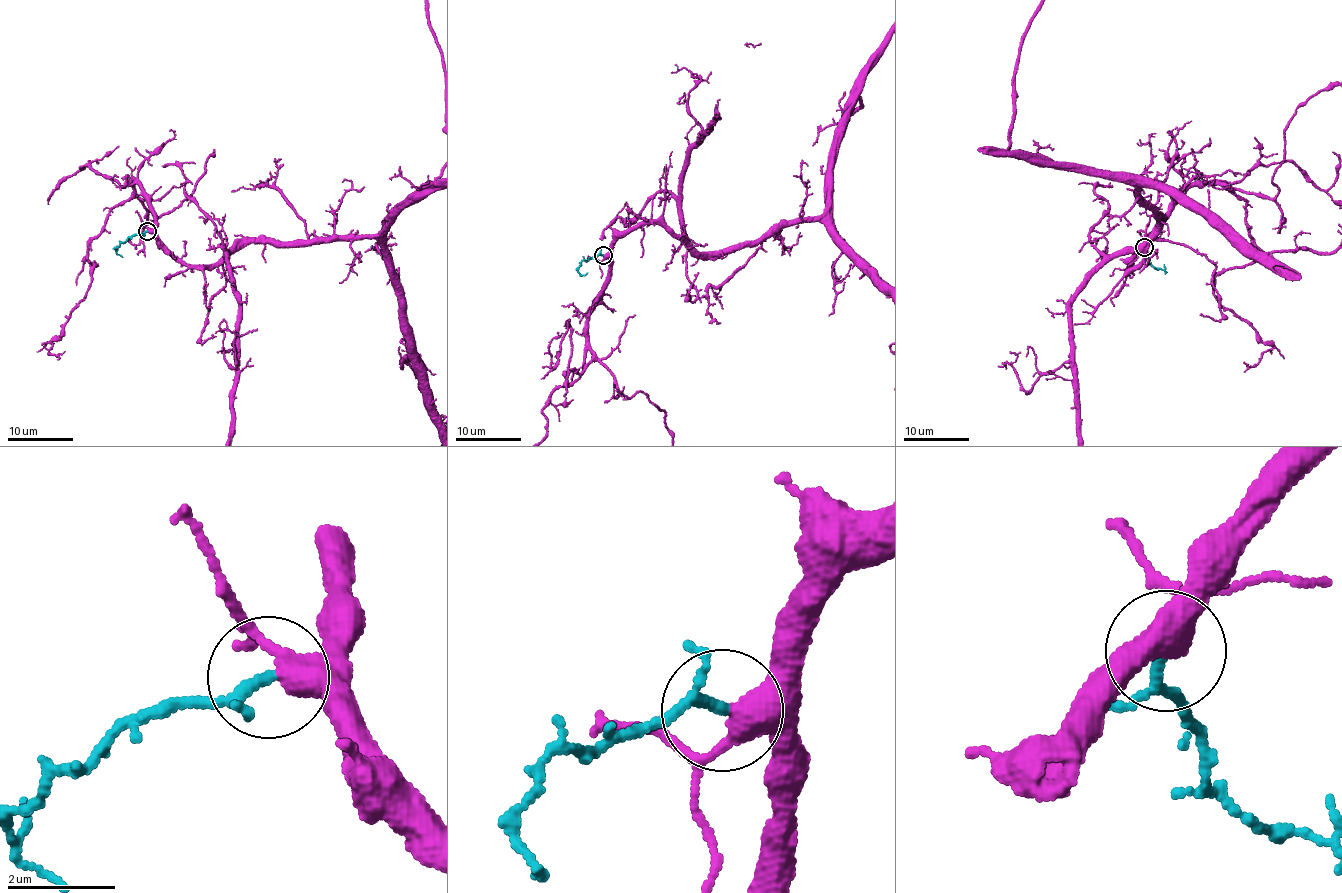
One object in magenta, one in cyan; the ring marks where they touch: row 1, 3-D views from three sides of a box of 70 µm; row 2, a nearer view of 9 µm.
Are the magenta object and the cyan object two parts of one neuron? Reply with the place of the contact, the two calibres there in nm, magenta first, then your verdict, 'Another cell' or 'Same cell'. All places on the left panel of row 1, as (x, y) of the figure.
Place: (147, 231). Thickness 420 nm (magenta) against 160 nm. Same cell

